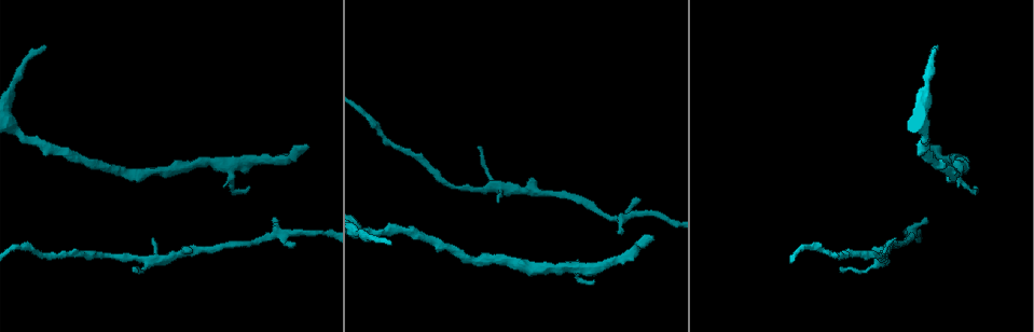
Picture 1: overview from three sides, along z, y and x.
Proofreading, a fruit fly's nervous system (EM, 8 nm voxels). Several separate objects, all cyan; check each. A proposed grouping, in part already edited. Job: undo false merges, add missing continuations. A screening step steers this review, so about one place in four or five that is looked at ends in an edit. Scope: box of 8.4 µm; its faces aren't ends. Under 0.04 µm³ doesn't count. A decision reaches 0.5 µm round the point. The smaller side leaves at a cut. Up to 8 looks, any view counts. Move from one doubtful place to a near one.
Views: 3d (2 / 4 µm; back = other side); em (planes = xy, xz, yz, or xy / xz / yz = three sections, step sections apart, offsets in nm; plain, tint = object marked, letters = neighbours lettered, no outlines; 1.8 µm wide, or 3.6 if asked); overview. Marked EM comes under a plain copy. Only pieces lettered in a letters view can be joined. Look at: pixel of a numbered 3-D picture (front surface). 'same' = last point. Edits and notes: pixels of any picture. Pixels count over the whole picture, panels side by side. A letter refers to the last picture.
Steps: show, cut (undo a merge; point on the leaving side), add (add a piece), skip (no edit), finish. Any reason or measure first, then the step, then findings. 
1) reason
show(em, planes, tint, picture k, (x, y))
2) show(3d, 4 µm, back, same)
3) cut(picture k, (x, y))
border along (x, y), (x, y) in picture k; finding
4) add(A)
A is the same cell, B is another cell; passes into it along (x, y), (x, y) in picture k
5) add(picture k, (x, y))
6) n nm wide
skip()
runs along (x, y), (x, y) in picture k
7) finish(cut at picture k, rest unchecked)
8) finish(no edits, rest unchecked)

branch stops here
show(em, planes, letters, picture 1, (249, 187))

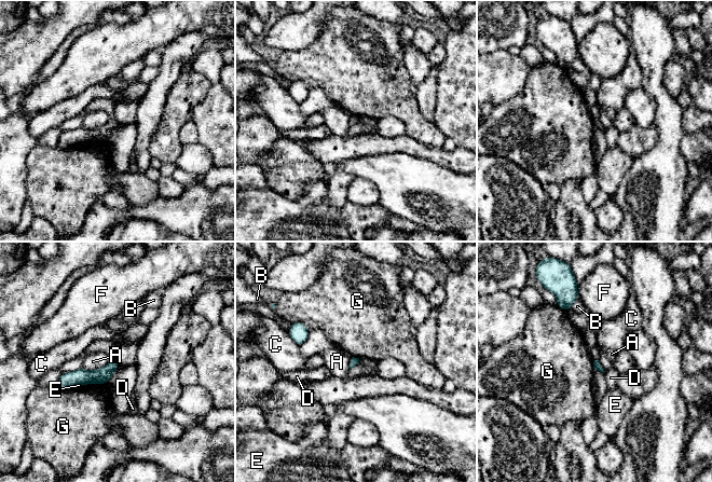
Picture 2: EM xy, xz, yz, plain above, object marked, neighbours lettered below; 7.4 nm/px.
skip()
A, B, C, D, E, F and G are other cells; no lettered piece goes on from it

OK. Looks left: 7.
free end
show(3d, 2 µm, picture 1, (653, 240))

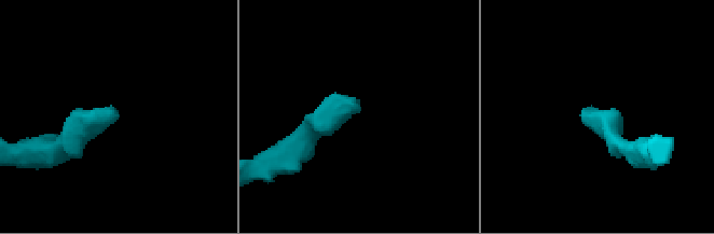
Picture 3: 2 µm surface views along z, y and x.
show(em, planes, tint, picture 3, (596, 111))

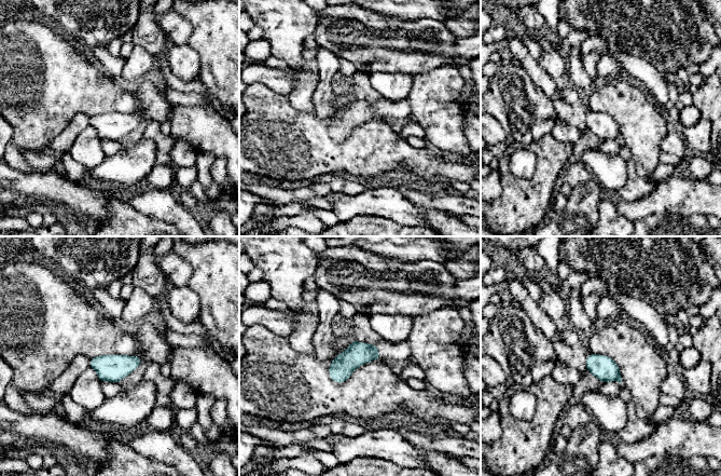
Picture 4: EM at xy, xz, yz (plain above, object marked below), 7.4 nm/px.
show(em, planes, letters, same)

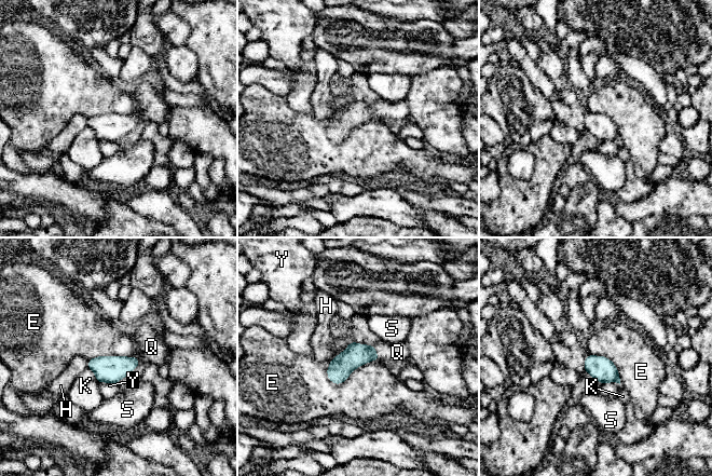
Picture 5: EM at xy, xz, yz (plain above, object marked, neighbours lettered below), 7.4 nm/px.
add(Q)
Q is the same cell, E, H, K, S and Y are other cells; passes into it along (355, 355), (375, 353), (397, 352) in picture 5; the neuron continues

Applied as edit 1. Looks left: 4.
show(overview)

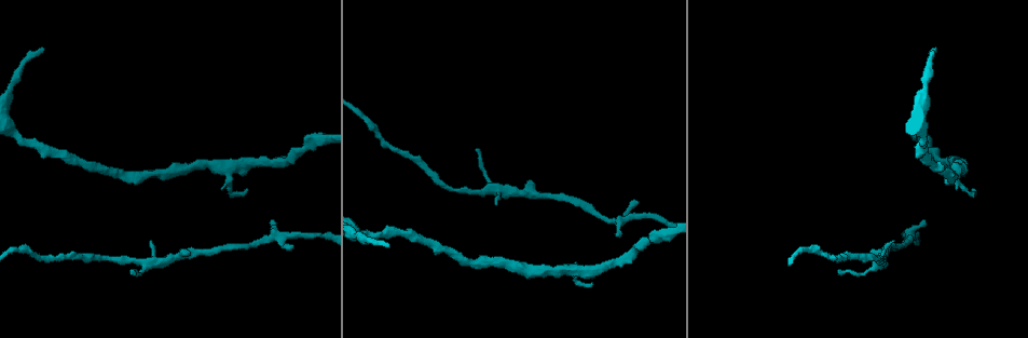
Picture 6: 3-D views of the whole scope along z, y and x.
an open end
show(3d, 4 µm, picture 6, (894, 241))

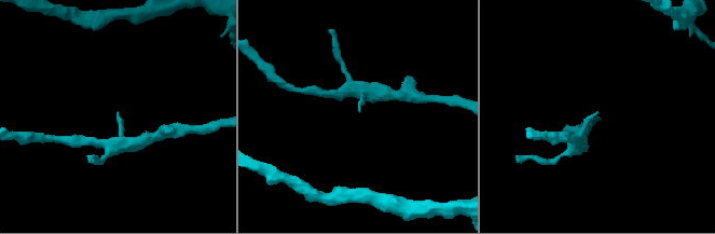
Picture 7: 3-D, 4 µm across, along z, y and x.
show(em, planes, letters, picture 7, (118, 115))

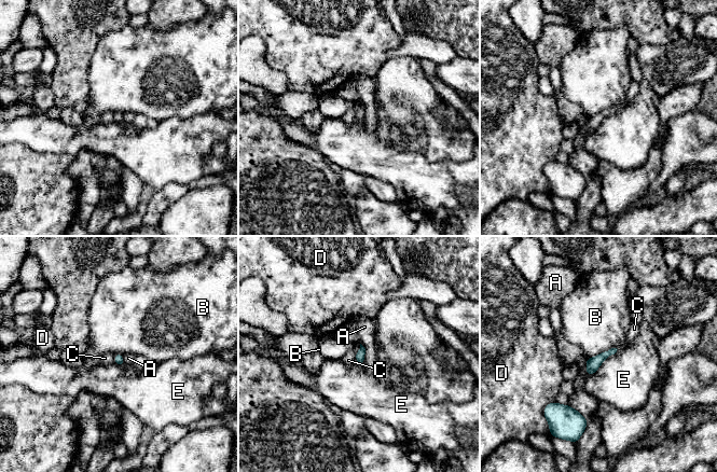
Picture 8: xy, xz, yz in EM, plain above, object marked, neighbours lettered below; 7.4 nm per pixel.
70 nm wide
skip()
A, B, C, D and E are other cells; no lettered piece goes on from it

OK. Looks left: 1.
finish(add at picture 5, rest unchecked)

